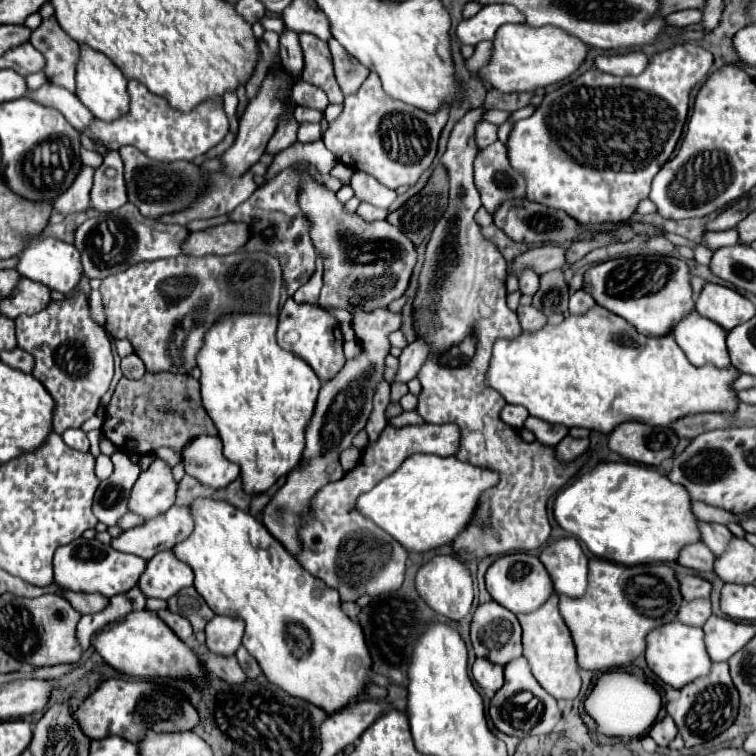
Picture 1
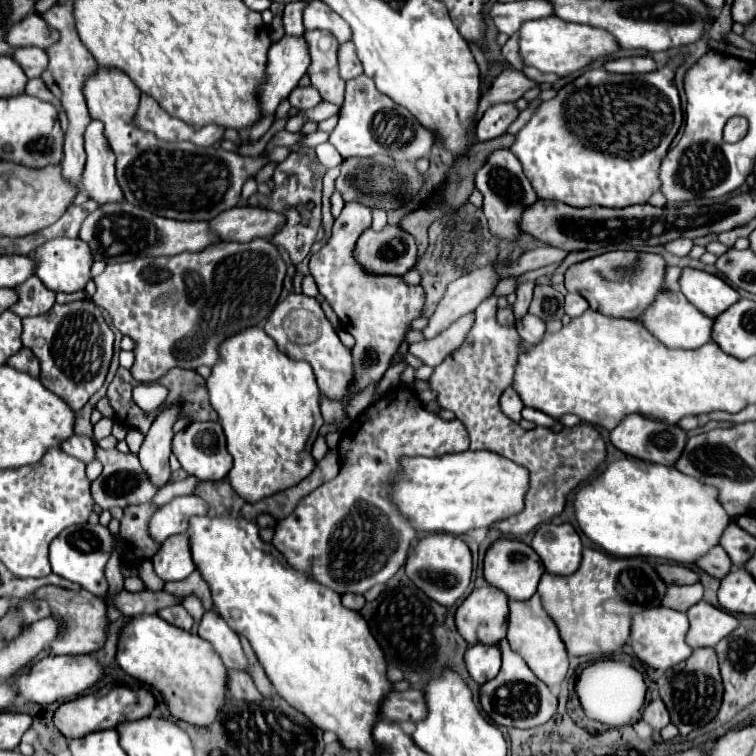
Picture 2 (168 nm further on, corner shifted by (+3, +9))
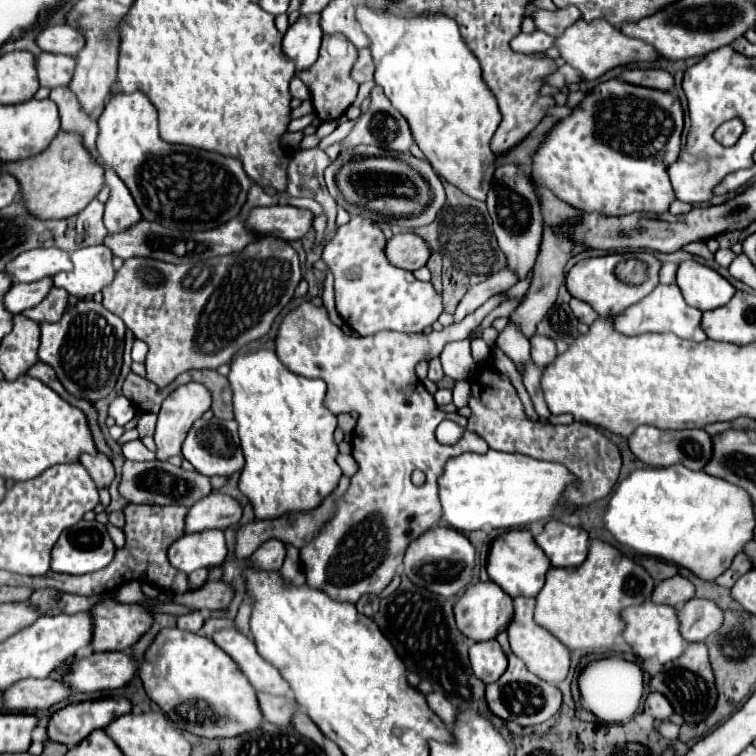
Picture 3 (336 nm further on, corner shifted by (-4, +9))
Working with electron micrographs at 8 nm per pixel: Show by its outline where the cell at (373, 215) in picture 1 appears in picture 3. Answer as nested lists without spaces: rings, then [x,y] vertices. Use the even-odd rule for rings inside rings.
[[[353,216],[345,226],[337,228],[335,236],[325,244],[323,262],[335,278],[337,312],[359,336],[381,330],[423,332],[443,312],[441,294],[433,290],[431,282],[421,282],[409,270],[393,266],[385,256],[385,244],[387,238],[379,226],[361,216]]]

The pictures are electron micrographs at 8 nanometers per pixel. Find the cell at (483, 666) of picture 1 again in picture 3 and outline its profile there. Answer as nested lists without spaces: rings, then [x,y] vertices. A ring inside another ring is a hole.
[[[497,640],[475,642],[469,648],[469,658],[471,658],[471,668],[475,676],[479,676],[479,680],[483,680],[485,684],[499,680],[499,676],[507,668],[507,656],[503,654]]]

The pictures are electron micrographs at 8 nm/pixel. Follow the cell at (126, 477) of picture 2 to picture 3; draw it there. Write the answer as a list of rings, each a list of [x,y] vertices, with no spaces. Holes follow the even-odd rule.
[[[125,460],[123,464],[123,478],[119,484],[119,492],[127,502],[135,504],[181,504],[181,506],[193,506],[197,500],[209,496],[213,492],[211,482],[207,476],[199,474],[197,470],[183,470],[181,466],[173,466],[169,462],[131,462]]]

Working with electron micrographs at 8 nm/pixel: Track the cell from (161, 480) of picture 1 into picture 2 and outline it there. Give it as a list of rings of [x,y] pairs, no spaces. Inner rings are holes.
[[[174,404],[172,408],[164,408],[156,422],[152,424],[150,432],[144,438],[144,444],[138,452],[140,464],[148,476],[148,480],[156,486],[162,488],[170,480],[170,464],[168,456],[172,454],[172,424],[176,422],[176,408],[180,404]]]

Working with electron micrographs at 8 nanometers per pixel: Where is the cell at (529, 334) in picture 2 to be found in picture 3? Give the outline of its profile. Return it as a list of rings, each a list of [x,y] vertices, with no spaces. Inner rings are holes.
[[[535,334],[531,338],[531,360],[539,366],[539,368],[545,368],[547,364],[551,364],[557,356],[557,348],[555,348],[555,342],[547,336],[539,336]]]

